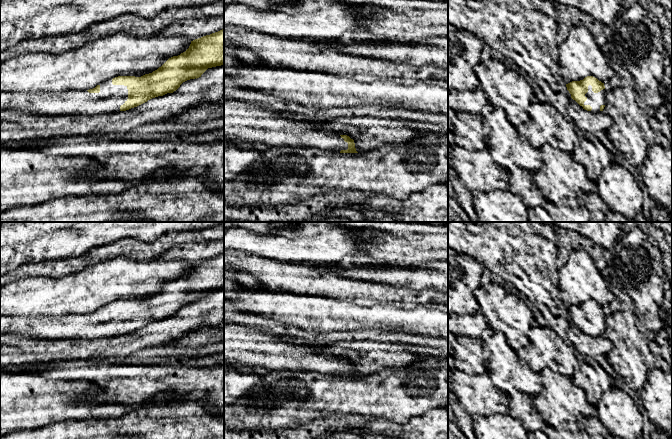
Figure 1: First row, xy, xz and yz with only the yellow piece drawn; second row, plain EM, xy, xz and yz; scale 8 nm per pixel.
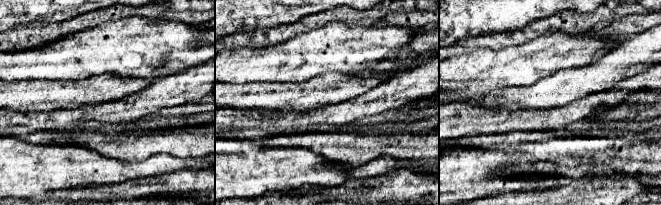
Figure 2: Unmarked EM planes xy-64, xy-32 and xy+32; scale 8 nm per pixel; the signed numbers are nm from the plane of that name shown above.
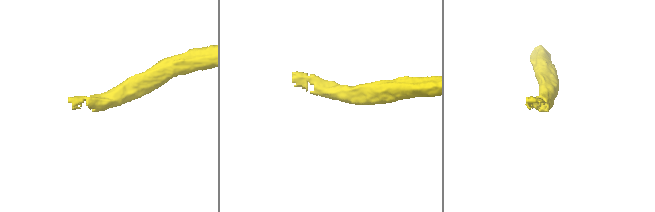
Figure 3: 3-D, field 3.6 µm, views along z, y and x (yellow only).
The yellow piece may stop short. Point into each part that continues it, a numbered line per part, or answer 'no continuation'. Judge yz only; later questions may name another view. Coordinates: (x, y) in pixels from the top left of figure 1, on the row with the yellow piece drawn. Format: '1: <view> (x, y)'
1: yz (595, 100)

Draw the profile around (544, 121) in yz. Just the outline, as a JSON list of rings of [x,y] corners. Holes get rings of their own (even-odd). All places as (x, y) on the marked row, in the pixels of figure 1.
[[[533,101],[528,109],[529,119],[514,126],[522,139],[533,147],[541,148],[546,142],[552,147],[572,153],[580,143],[572,122],[566,120],[549,103]]]

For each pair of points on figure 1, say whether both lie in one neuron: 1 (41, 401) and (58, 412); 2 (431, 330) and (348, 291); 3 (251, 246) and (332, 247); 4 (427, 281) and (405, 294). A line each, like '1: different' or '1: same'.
1: same
2: different
3: same
4: different

